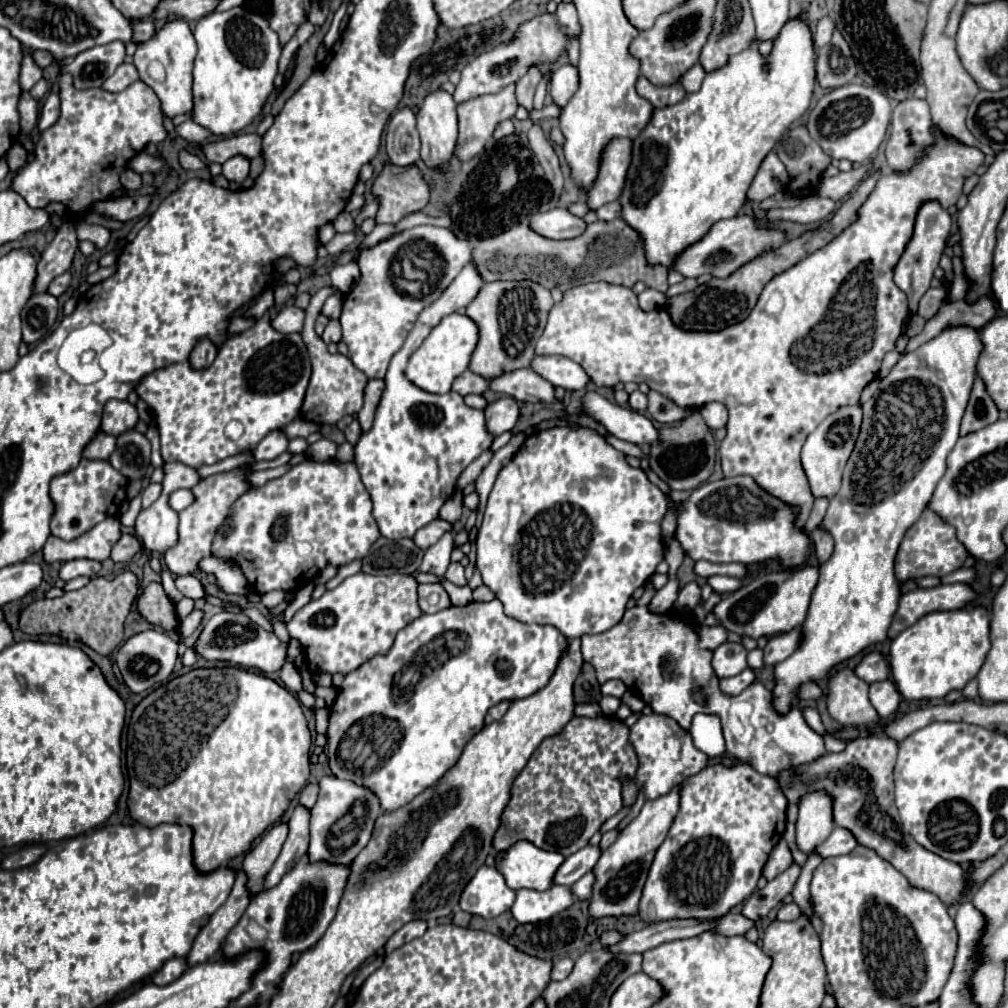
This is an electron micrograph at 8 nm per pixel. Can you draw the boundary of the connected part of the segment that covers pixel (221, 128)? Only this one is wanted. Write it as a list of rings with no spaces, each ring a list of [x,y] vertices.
[[[232,7],[228,11],[216,11],[202,17],[194,29],[198,43],[198,55],[194,61],[194,113],[192,119],[202,127],[208,127],[214,135],[234,135],[248,127],[252,119],[262,111],[266,103],[274,77],[278,73],[278,59],[282,45],[278,35],[270,29],[266,17],[248,11],[244,7]]]

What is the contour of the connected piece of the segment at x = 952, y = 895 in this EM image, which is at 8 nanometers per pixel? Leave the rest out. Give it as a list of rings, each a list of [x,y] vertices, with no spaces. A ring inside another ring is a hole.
[[[860,737],[850,741],[842,753],[826,753],[814,763],[782,771],[776,779],[790,803],[798,803],[798,799],[810,791],[828,791],[834,799],[834,821],[838,827],[850,829],[860,845],[874,849],[882,859],[890,861],[912,887],[936,893],[948,907],[956,905],[972,889],[968,873],[958,863],[950,863],[926,851],[912,835],[900,833],[892,779],[896,753],[898,745],[890,737]]]

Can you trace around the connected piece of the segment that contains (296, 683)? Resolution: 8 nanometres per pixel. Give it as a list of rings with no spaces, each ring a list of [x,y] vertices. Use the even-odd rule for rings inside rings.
[[[287,659],[285,665],[279,672],[279,676],[283,681],[286,689],[297,694],[303,690],[302,678],[299,671],[293,664],[294,659]]]

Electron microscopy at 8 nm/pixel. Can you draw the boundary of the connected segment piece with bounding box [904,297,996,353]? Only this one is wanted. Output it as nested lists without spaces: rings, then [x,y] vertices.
[[[982,297],[982,301],[978,301],[974,305],[968,305],[964,301],[944,303],[940,307],[938,315],[926,323],[924,331],[918,337],[910,337],[904,353],[918,349],[922,343],[930,341],[932,337],[936,337],[942,329],[946,329],[950,325],[970,325],[974,329],[982,329],[994,315],[996,315],[994,303],[988,297]]]

